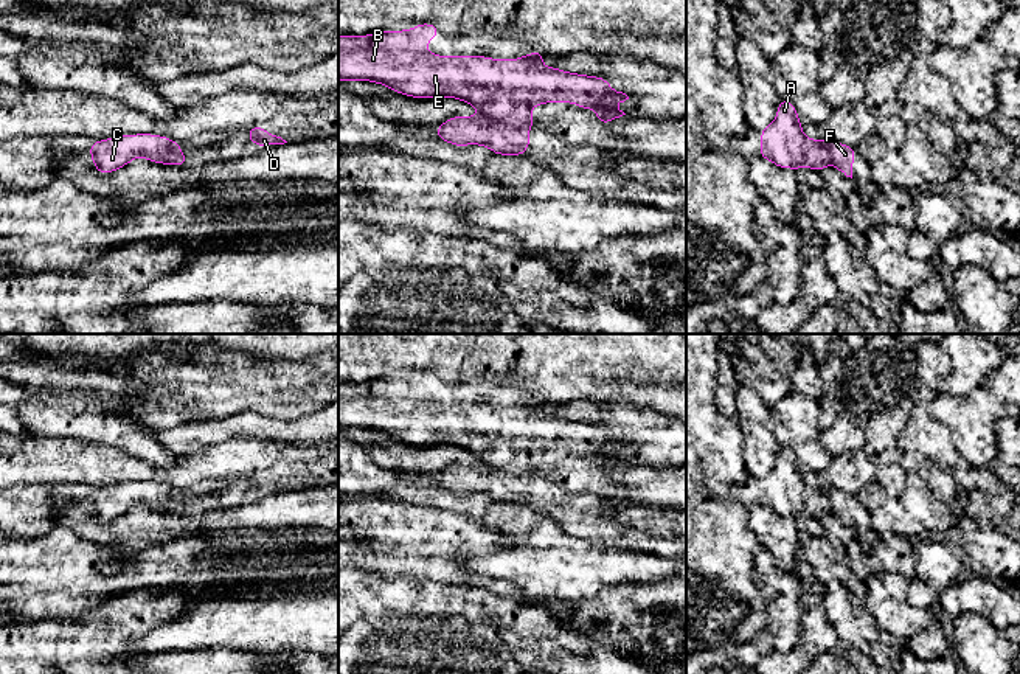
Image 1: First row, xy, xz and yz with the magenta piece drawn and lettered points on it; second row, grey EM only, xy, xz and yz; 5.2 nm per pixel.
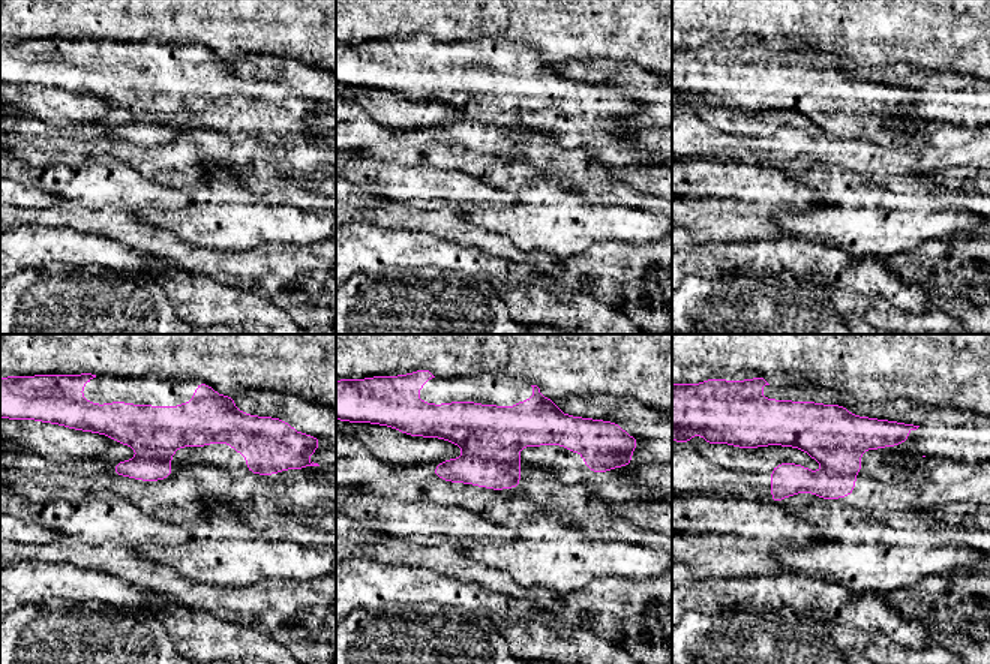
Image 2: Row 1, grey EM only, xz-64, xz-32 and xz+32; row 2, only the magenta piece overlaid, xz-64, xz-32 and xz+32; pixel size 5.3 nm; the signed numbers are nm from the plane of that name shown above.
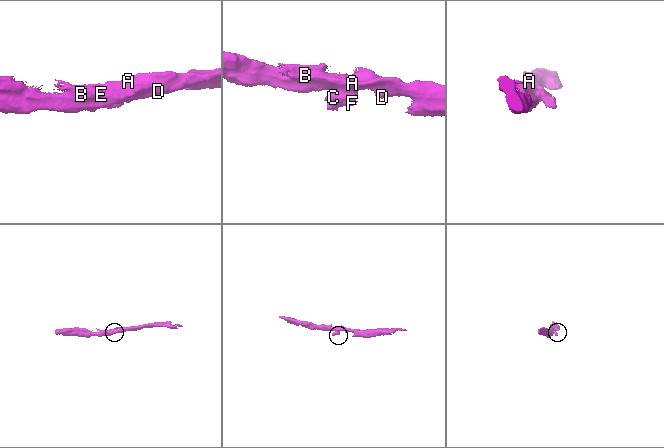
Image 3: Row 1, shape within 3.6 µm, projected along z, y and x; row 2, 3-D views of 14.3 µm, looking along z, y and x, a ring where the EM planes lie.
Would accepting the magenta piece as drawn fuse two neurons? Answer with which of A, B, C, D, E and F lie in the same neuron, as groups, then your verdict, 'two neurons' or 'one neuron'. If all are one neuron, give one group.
A B D E / C F | two neurons

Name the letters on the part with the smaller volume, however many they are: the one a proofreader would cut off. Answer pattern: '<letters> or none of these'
C, F

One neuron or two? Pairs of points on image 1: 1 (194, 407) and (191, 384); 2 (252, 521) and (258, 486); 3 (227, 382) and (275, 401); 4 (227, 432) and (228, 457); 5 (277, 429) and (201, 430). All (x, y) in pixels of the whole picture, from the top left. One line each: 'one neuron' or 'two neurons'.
1: one neuron
2: two neurons
3: one neuron
4: two neurons
5: one neuron

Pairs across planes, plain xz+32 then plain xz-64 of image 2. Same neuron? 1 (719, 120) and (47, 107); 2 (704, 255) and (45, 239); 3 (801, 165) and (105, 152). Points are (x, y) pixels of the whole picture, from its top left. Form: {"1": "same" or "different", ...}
{"1": "same", "2": "same", "3": "same"}

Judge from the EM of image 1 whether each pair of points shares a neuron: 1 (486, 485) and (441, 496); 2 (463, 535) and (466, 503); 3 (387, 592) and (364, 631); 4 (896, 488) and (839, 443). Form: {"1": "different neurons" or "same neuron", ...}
{"1": "different neurons", "2": "different neurons", "3": "different neurons", "4": "different neurons"}

